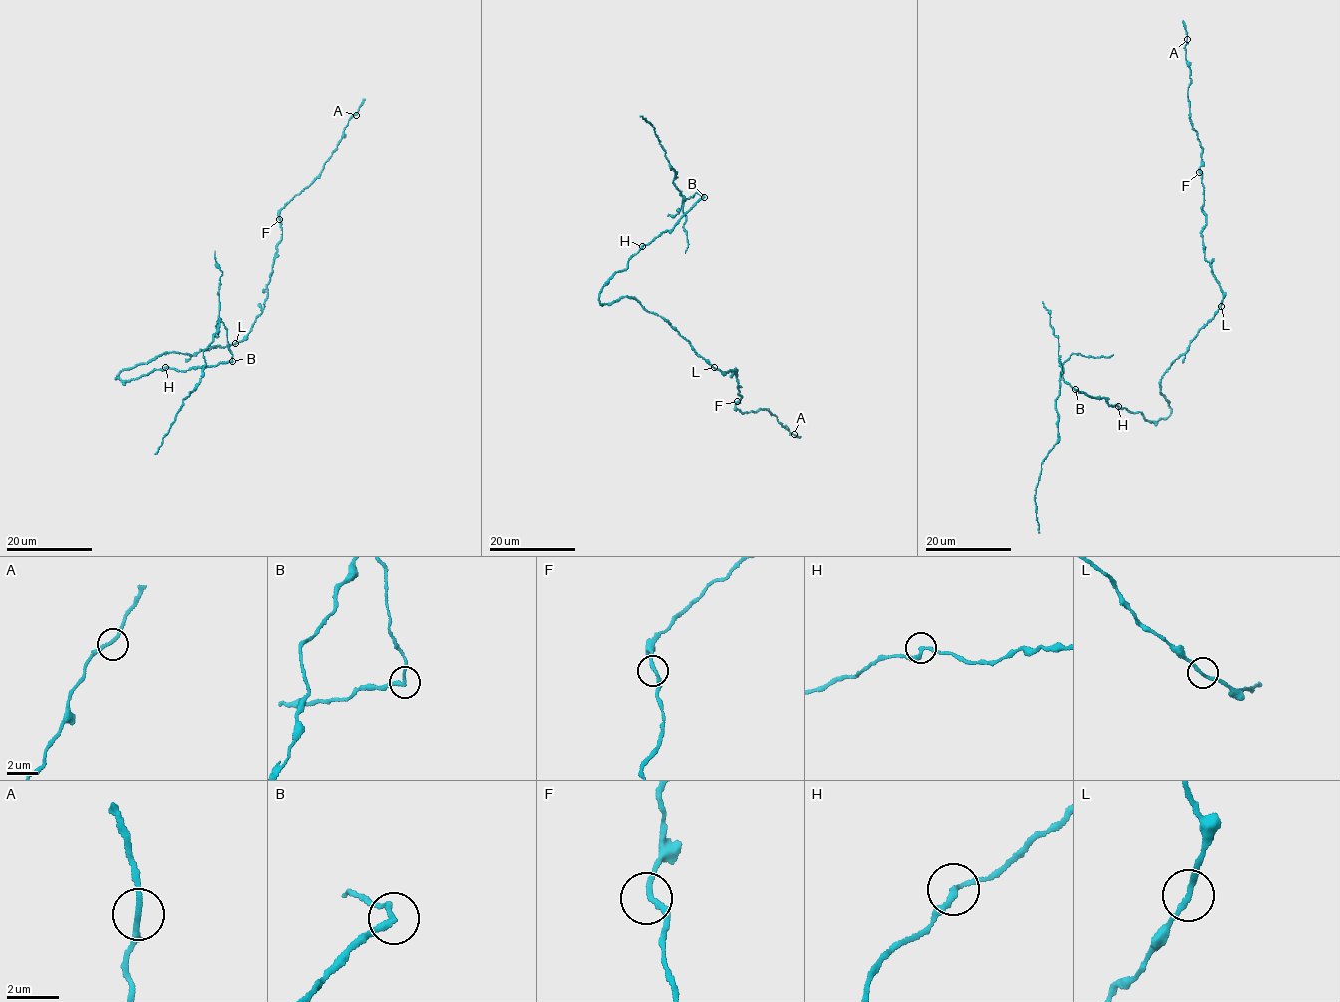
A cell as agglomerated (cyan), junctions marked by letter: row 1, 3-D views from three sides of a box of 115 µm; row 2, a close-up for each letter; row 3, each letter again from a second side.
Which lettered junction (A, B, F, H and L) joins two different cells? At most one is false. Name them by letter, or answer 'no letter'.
B

